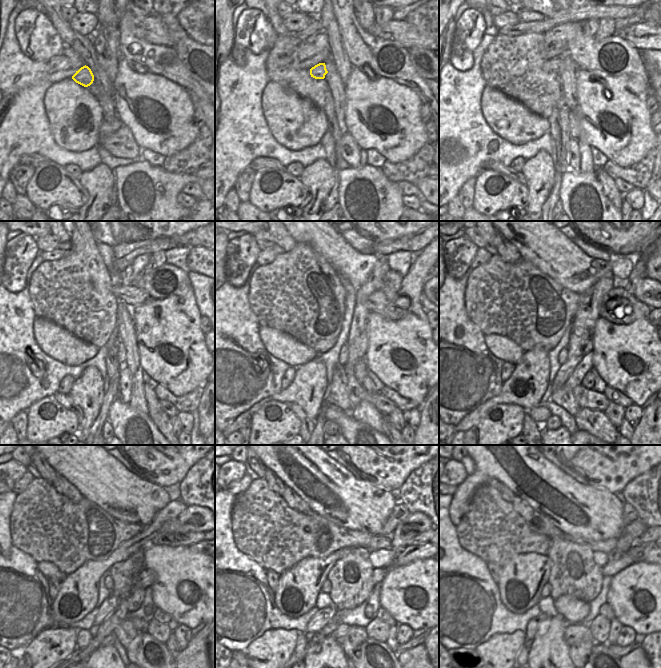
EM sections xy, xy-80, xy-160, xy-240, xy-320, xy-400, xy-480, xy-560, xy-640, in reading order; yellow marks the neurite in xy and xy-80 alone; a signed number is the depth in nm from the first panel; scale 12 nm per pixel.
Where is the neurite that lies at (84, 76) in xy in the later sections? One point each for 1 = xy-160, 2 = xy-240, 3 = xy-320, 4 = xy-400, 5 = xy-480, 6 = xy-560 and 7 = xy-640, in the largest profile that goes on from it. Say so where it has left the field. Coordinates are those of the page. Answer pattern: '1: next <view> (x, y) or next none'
1: next xy-160 (557, 65)
2: next xy-240 (133, 296)
3: next xy-320 (376, 302)
4: next xy-400 (639, 310)
5: next xy-480 (169, 534)
6: next xy-560 (418, 539)
7: next xy-640 (642, 539)

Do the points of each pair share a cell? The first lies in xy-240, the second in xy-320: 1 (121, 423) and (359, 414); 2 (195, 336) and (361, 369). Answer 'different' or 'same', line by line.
1: different
2: different

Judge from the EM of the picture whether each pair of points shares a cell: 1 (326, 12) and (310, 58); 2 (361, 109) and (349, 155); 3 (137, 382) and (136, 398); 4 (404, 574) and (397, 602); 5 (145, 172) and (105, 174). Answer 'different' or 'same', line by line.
1: different
2: different
3: same
4: same
5: different

